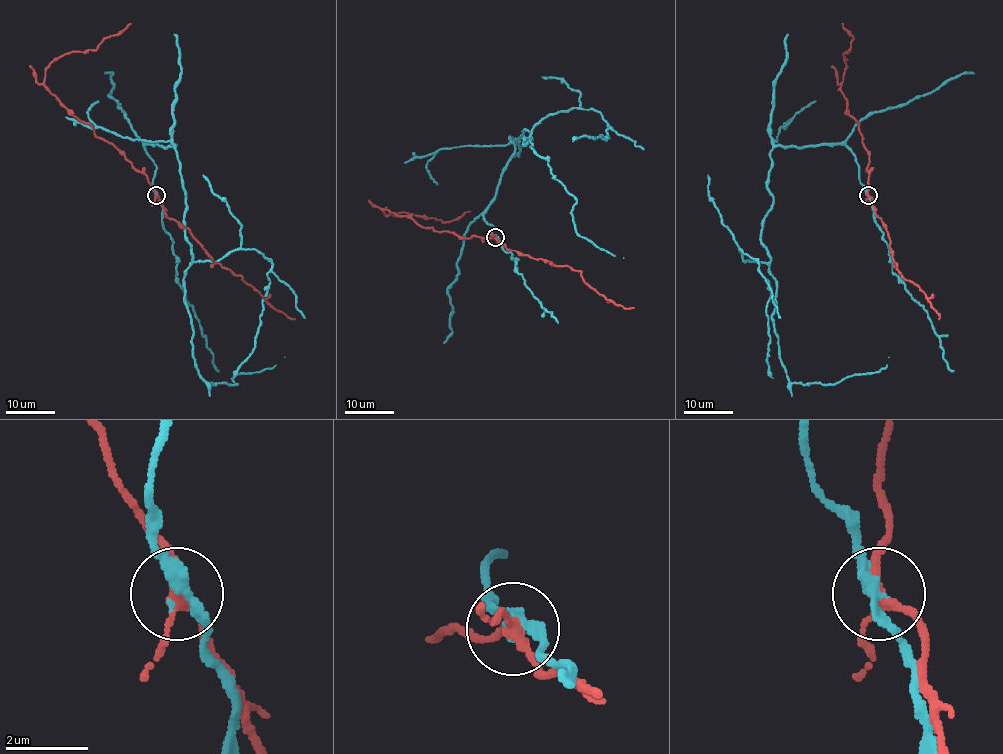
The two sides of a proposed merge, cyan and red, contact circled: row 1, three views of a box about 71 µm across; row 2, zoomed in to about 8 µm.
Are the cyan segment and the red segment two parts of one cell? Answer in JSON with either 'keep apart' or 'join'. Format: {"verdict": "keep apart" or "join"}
{"verdict": "keep apart"}

